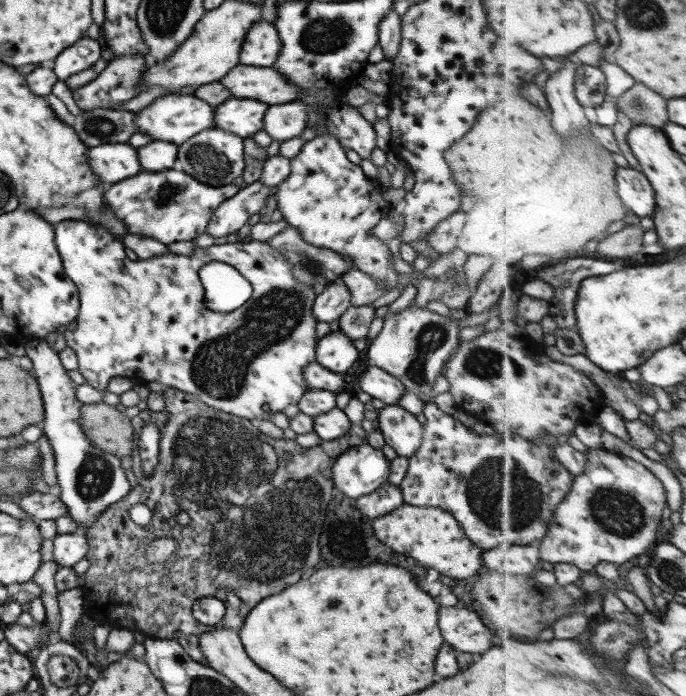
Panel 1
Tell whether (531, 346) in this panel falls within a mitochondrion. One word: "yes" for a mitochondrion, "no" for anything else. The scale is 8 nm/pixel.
no

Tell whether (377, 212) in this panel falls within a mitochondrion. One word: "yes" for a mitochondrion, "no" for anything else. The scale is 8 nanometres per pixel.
no

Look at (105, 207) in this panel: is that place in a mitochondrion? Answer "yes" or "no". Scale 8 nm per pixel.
no

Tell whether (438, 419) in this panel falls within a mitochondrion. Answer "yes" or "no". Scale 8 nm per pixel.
no

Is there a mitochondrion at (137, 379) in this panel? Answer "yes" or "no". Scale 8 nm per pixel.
no

